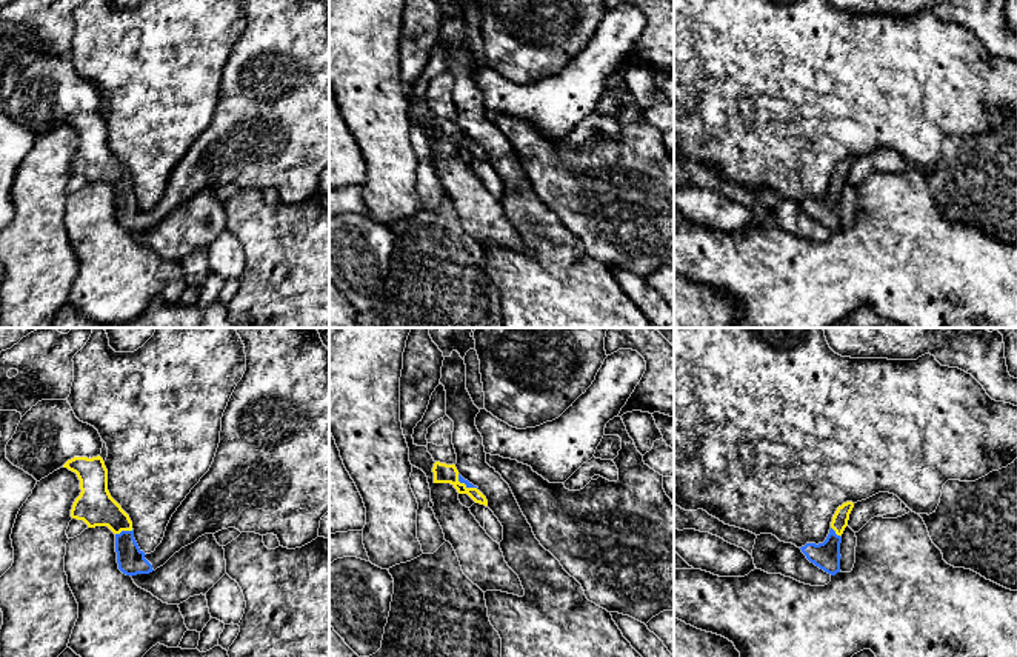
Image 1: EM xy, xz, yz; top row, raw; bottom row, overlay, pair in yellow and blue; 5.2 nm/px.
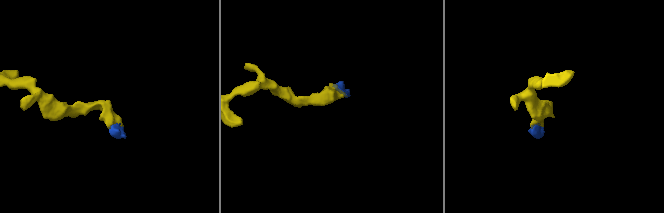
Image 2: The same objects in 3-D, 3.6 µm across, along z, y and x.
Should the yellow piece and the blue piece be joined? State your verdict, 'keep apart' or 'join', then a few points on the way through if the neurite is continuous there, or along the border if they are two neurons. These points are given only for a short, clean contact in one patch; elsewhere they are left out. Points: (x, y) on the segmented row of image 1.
join | across xy (94, 505), (123, 530), (131, 560)

